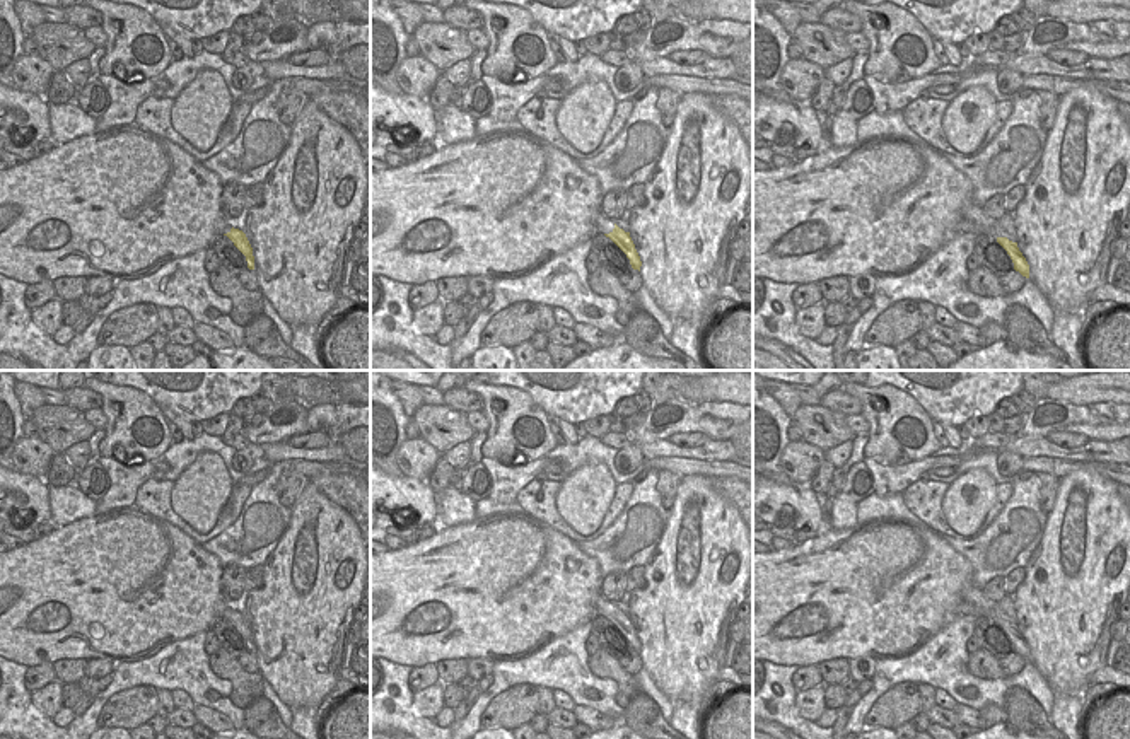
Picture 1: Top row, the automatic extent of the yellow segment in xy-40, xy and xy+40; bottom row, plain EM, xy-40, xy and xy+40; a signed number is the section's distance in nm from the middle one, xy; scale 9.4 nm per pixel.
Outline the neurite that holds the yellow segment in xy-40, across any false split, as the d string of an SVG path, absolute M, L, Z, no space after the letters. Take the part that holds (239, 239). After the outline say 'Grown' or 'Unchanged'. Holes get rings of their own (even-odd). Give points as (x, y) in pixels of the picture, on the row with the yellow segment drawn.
M232 227L232 229L230 229L227 234L224 234L224 236L227 236L227 237L234 242L234 246L246 256L248 268L249 268L249 270L254 270L253 247L251 247L251 244L249 244L246 234L244 234L242 230Z. Unchanged

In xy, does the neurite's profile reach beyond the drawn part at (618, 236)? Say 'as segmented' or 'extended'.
as segmented

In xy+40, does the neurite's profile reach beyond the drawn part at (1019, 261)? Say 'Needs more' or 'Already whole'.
Already whole

